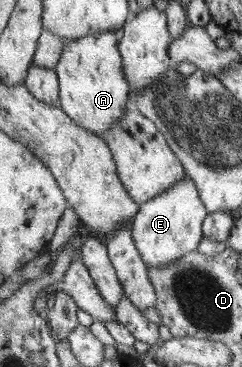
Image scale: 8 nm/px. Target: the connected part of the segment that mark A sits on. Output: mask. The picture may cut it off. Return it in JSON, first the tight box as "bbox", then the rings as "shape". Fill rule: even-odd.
{"bbox":[55,30,132,139],"shape":[[[111,30],[86,35],[83,39],[65,40],[65,51],[55,67],[60,77],[60,106],[78,124],[103,139],[132,105],[130,83],[118,46],[120,36],[119,31]]]}

